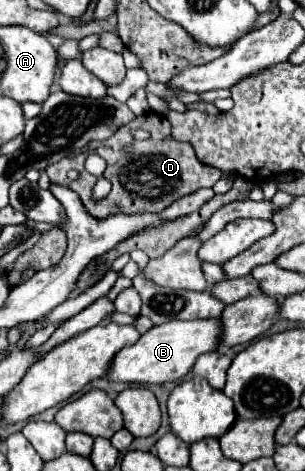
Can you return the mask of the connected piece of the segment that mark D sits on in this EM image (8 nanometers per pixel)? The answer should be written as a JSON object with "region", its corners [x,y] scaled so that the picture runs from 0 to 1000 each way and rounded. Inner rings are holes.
{"region":[[[505,238],[446,246],[426,263],[400,268],[387,276],[387,285],[374,285],[374,293],[354,293],[354,297],[334,297],[334,301],[302,301],[289,314],[302,314],[302,323],[328,327],[354,348],[348,365],[341,365],[341,378],[354,378],[367,386],[367,408],[348,420],[334,420],[334,425],[302,420],[302,399],[315,391],[315,374],[302,374],[295,365],[275,361],[282,327],[262,327],[262,331],[243,331],[243,335],[216,331],[197,344],[164,348],[151,357],[151,369],[157,369],[164,386],[210,391],[210,395],[236,399],[262,416],[282,446],[315,463],[348,463],[348,459],[380,454],[380,450],[452,450],[452,446],[518,450],[518,446],[557,437],[557,429],[570,429],[570,425],[584,425],[610,412],[630,412],[636,403],[695,399],[721,382],[721,361],[669,352],[662,344],[649,344],[649,335],[636,327],[636,314],[616,301],[570,297],[557,289],[557,259],[538,246],[518,246]],[[433,272],[466,272],[466,276],[492,280],[492,293],[485,297],[433,293],[433,285],[426,285]],[[420,301],[439,301],[439,327],[400,331],[393,310],[407,310]],[[230,357],[262,365],[256,382],[230,382],[216,374],[216,365]]]}

